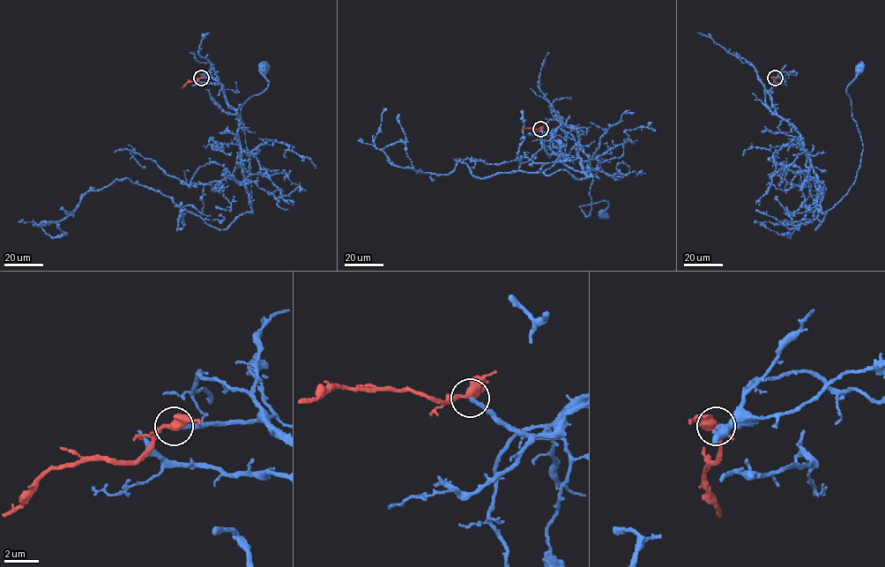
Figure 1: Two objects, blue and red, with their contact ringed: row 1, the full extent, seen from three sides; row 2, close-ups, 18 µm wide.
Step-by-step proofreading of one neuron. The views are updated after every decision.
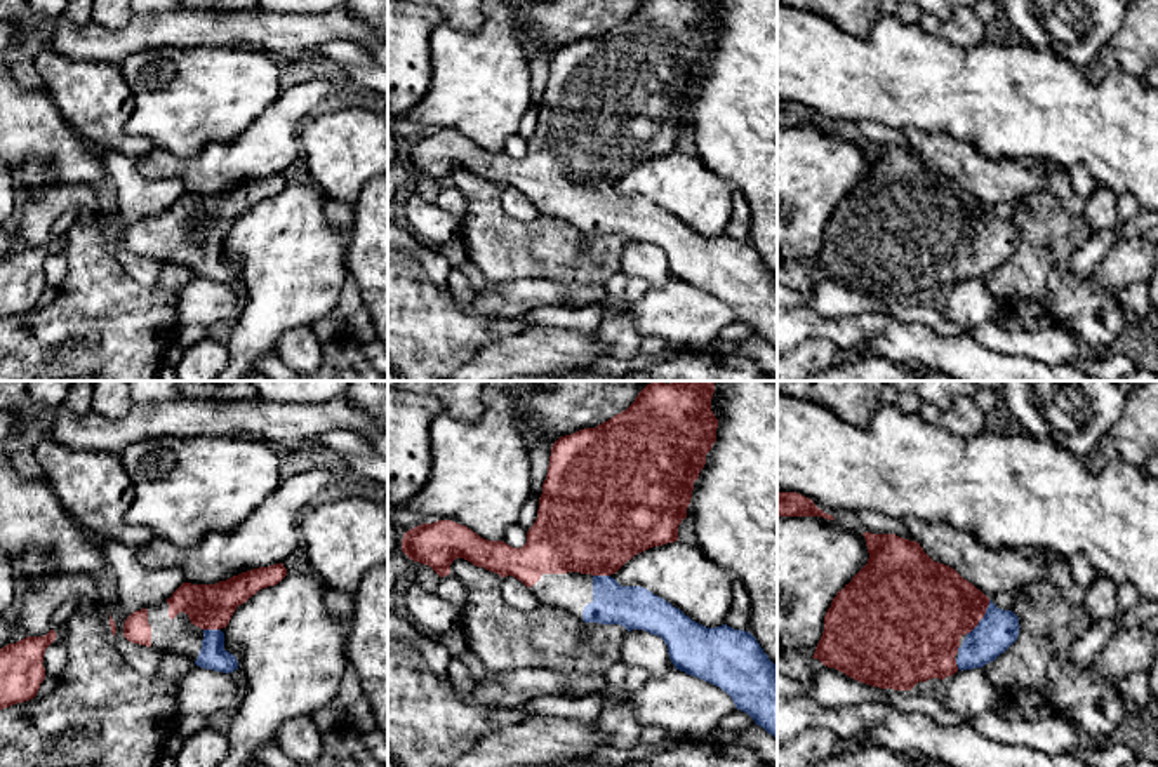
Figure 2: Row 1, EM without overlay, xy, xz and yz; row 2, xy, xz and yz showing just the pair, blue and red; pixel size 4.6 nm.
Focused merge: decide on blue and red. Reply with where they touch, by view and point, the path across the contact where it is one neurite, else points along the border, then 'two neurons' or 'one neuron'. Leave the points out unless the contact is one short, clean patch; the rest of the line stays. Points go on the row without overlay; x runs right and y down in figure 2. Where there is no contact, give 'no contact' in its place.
contact yz (983, 228); way yz (998, 239), (993, 239), (983, 228), (958, 218), (931, 216); one neuron

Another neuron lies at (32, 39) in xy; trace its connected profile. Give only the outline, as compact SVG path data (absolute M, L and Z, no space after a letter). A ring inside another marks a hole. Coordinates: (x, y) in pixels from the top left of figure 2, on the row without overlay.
M28 0L31 12L45 26L38 28L37 23L19 24L19 40L9 50L9 66L16 80L26 89L37 89L45 92L45 83L35 70L35 57L45 47L45 33L50 30L50 23L57 19L68 0Z

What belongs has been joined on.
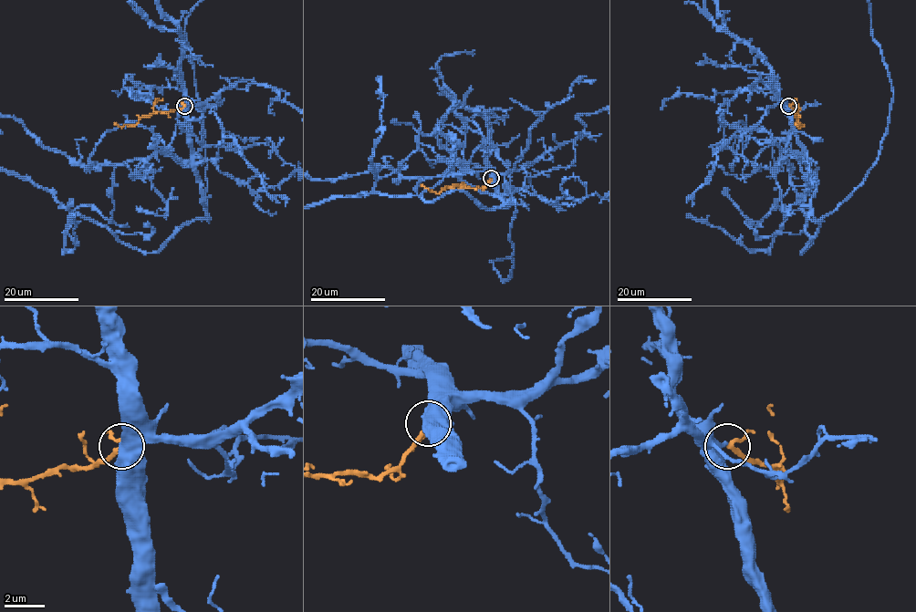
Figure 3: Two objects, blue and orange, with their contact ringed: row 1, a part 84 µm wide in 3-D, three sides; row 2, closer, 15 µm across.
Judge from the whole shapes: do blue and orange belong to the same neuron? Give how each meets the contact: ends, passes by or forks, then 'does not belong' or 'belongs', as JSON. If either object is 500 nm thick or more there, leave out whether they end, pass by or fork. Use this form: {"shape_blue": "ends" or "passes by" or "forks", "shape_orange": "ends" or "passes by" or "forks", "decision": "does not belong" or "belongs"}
{"shape_blue": "ends", "shape_orange": "passes by", "decision": "belongs"}

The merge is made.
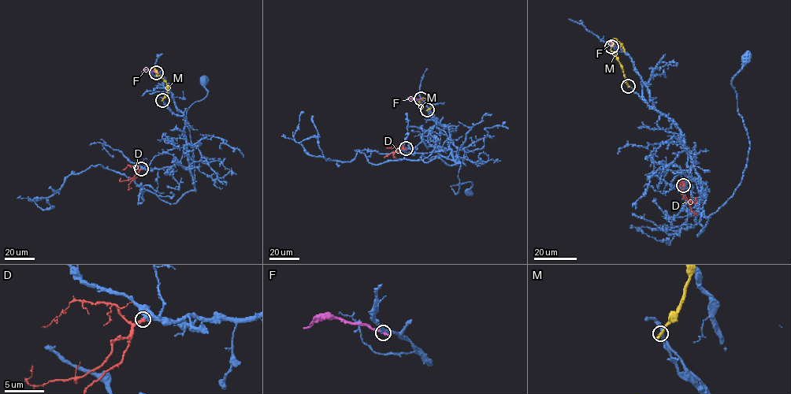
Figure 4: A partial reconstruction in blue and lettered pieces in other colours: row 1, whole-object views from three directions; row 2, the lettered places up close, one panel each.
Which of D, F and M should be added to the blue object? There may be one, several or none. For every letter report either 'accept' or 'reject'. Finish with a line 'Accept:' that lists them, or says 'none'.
D: accept
F: reject
M: reject
Accept: D

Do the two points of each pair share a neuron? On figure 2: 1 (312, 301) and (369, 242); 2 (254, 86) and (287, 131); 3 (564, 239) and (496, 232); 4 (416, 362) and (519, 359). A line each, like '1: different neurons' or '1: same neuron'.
1: different neurons
2: different neurons
3: same neuron
4: different neurons

